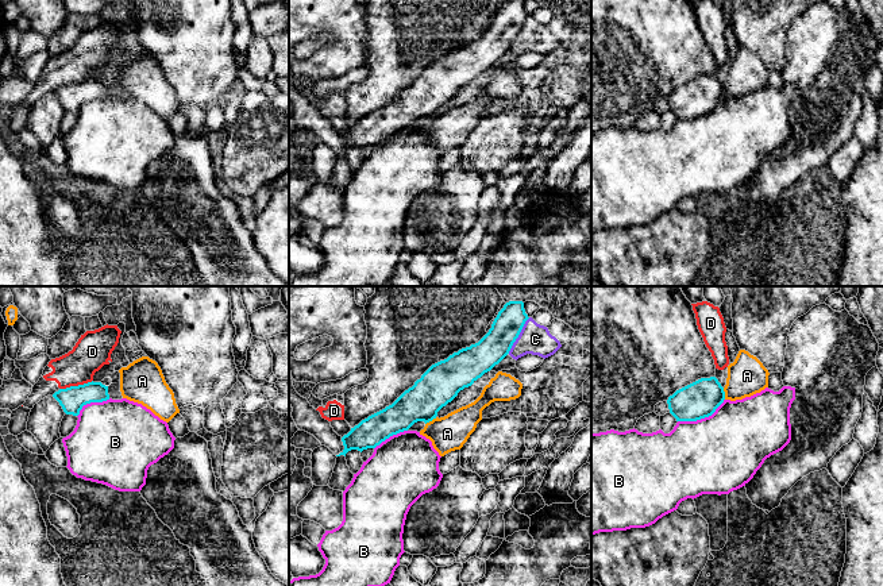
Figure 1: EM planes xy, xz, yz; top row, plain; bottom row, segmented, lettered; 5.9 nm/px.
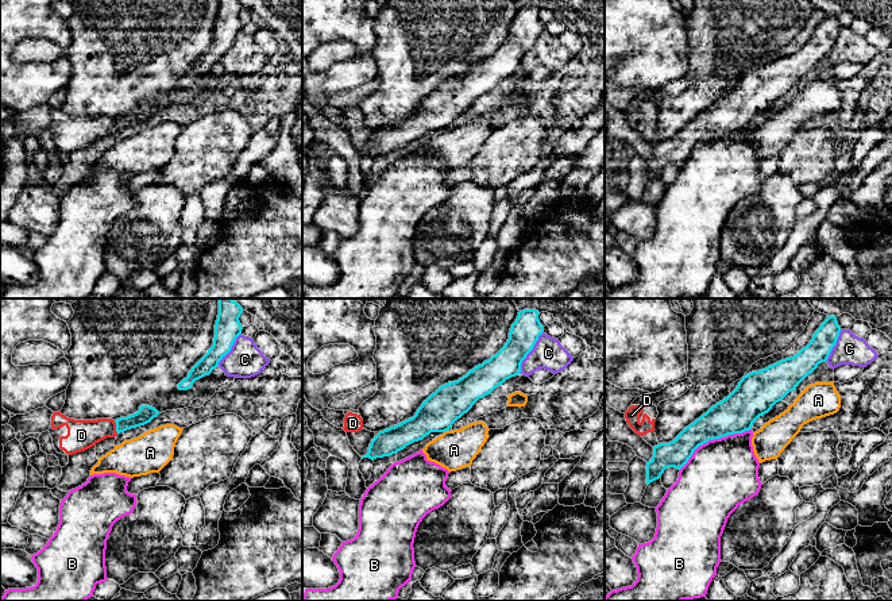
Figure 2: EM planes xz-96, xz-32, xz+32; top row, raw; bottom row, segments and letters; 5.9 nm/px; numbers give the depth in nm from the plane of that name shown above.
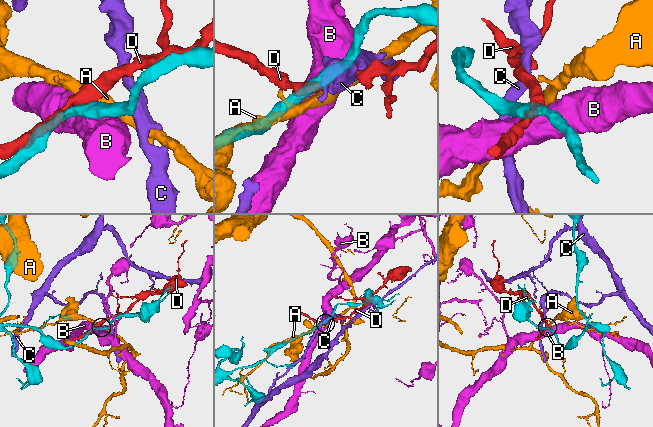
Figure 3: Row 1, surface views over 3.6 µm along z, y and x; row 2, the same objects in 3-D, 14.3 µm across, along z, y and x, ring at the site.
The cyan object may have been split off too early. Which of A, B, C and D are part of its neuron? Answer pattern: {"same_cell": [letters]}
{"same_cell": []}

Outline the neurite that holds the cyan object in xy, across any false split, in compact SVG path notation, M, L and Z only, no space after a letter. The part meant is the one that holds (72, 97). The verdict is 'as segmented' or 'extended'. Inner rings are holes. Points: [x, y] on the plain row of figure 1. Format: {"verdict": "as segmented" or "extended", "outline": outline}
{"verdict": "as segmented", "outline": "M88 80L59 86L53 92L66 112L78 113L84 103L109 97L108 84L101 80Z"}

